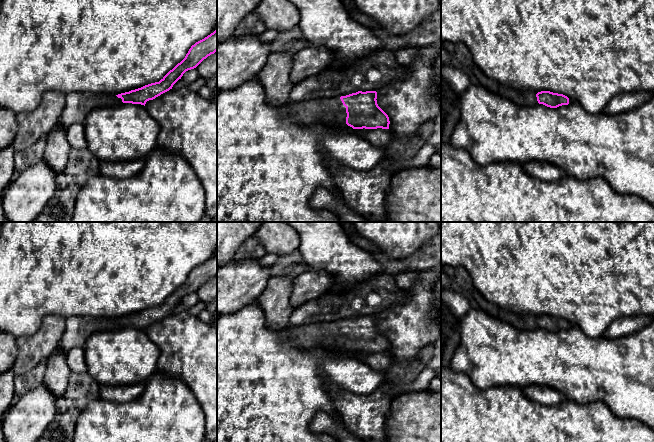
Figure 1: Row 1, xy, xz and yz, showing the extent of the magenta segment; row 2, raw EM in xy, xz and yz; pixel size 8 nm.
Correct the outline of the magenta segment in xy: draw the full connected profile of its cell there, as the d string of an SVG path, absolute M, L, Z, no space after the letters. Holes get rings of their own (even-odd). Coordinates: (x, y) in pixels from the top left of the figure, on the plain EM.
M217 253L191 270L185 282L170 294L159 306L116 319L123 327L146 328L161 318L172 313L183 298L196 292L204 283L217 275Z

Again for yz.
M550 315L538 316L536 321L539 328L543 328L550 332L557 332L569 328L569 322L567 320Z

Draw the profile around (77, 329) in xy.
M68 317L58 349L68 353L74 347L84 347L93 333L120 328L123 328L122 323L116 318Z

